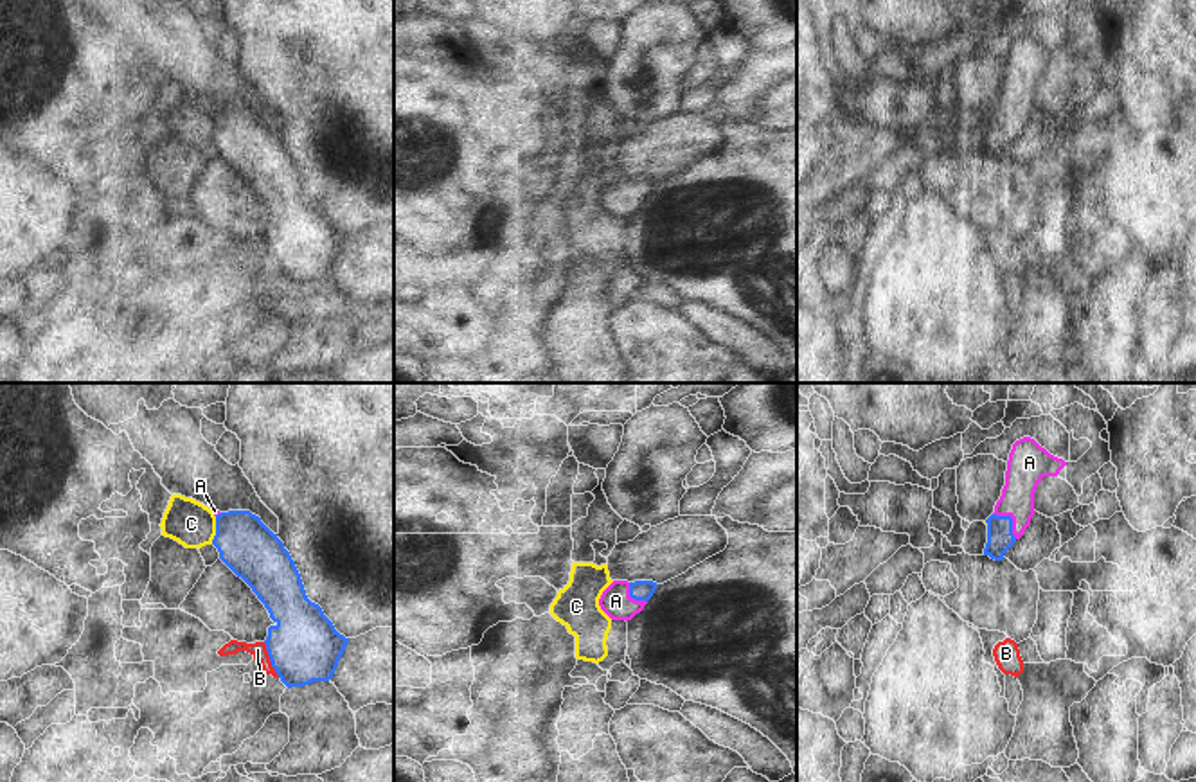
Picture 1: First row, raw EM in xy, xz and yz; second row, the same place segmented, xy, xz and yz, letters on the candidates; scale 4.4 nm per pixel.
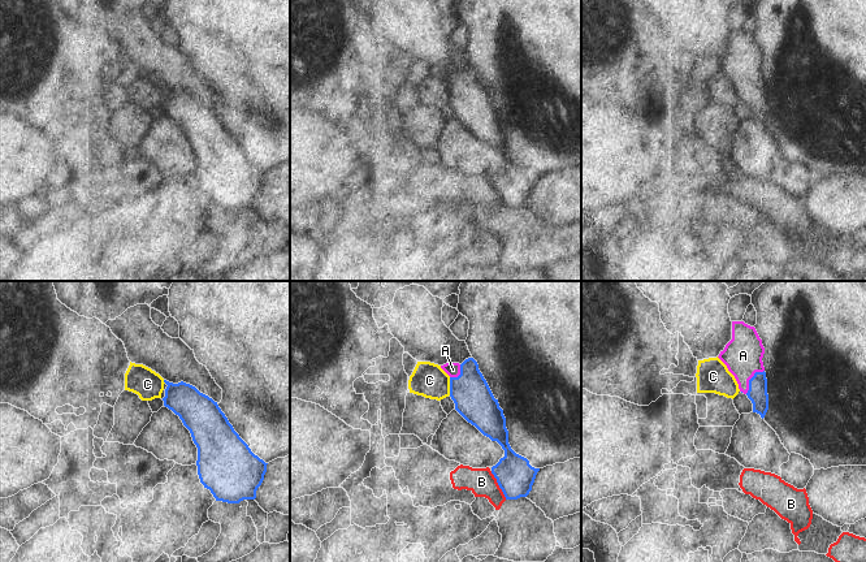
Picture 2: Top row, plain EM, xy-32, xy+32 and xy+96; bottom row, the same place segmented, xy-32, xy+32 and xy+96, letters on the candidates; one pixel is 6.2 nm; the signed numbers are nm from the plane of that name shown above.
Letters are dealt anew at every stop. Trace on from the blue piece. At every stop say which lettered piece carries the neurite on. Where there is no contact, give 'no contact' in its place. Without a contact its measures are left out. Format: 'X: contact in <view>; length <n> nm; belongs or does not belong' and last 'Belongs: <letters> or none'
A: contact in yz; length 160 nm; belongs
B: contact in xy; length 180 nm; does not belong
C: contact in xy; length 130 nm; does not belong
Belongs: A

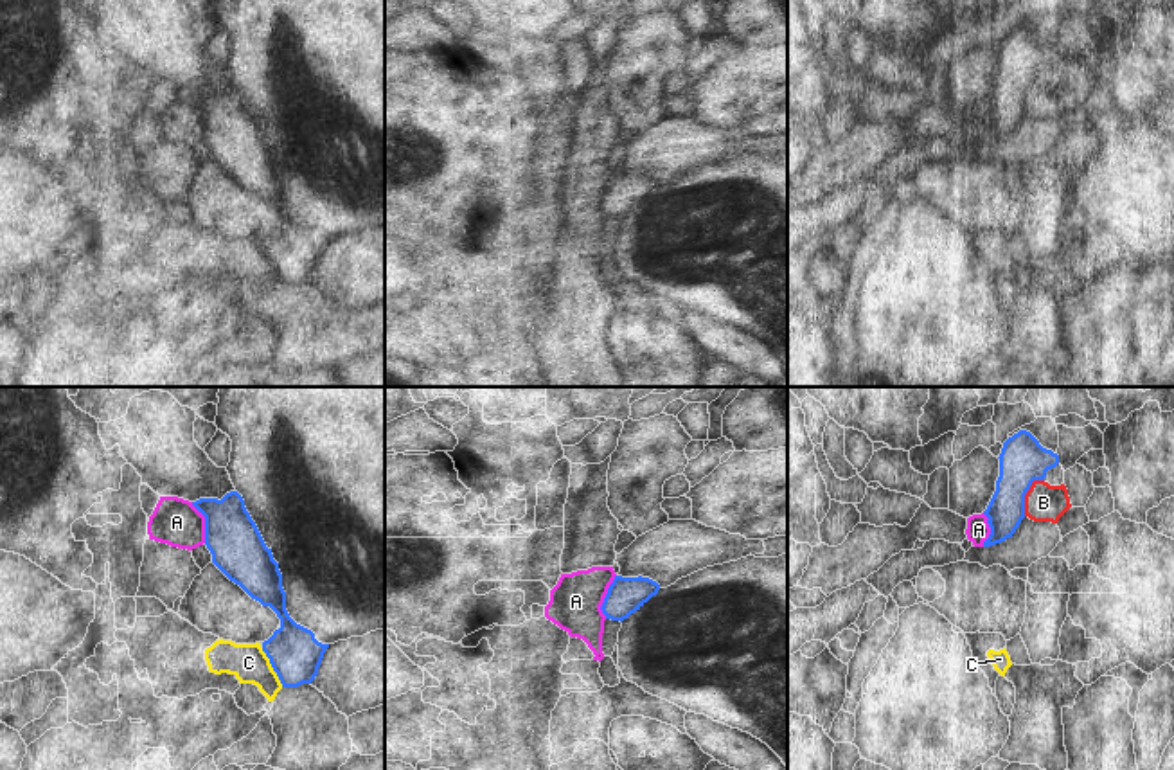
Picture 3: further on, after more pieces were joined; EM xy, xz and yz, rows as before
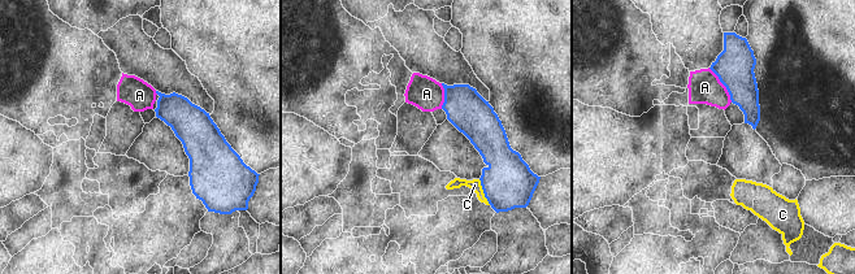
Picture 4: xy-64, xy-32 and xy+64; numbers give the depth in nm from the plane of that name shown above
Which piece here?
A: contact in xz; length 200 nm; does not belong
B: contact in yz; length 190 nm; does not belong
C: contact in xy; length 200 nm; does not belong
Belongs: none

